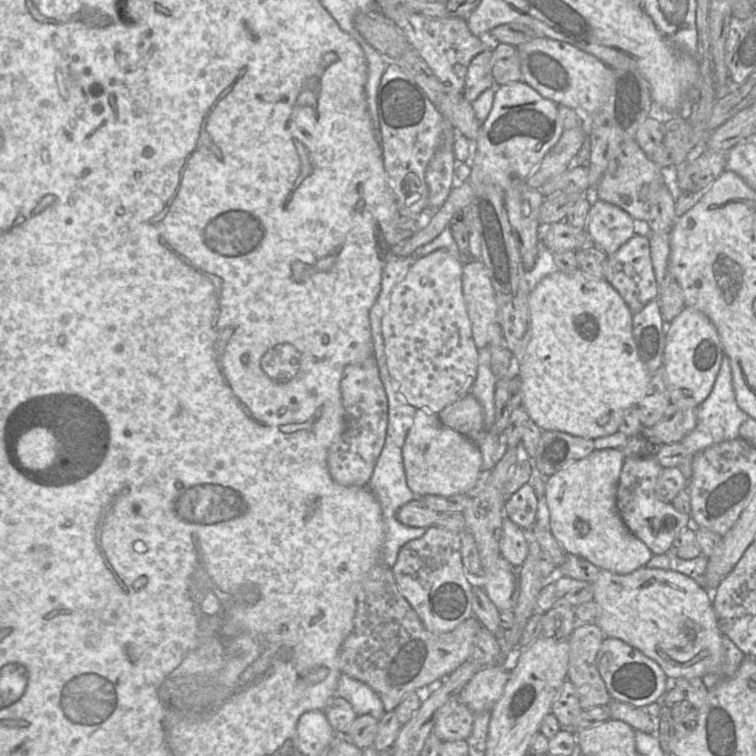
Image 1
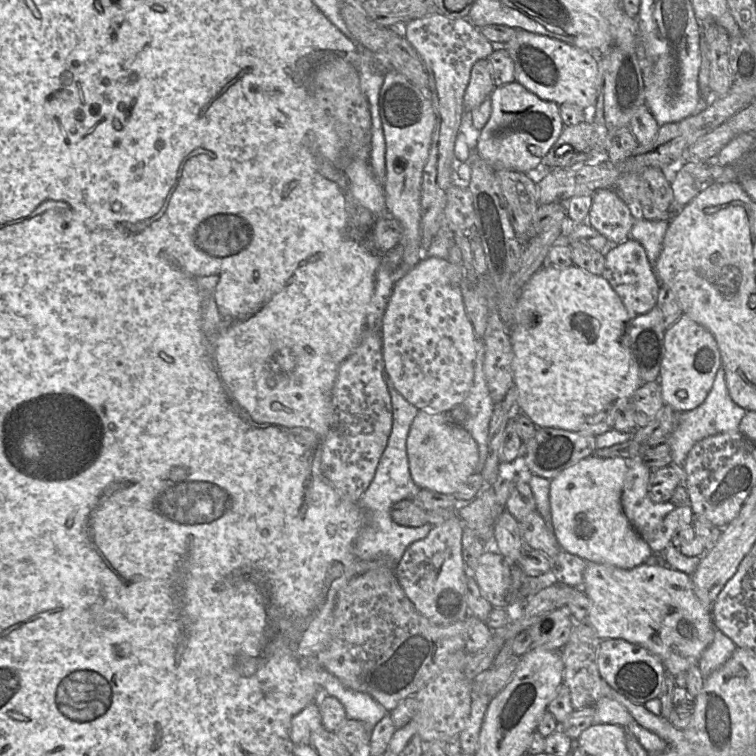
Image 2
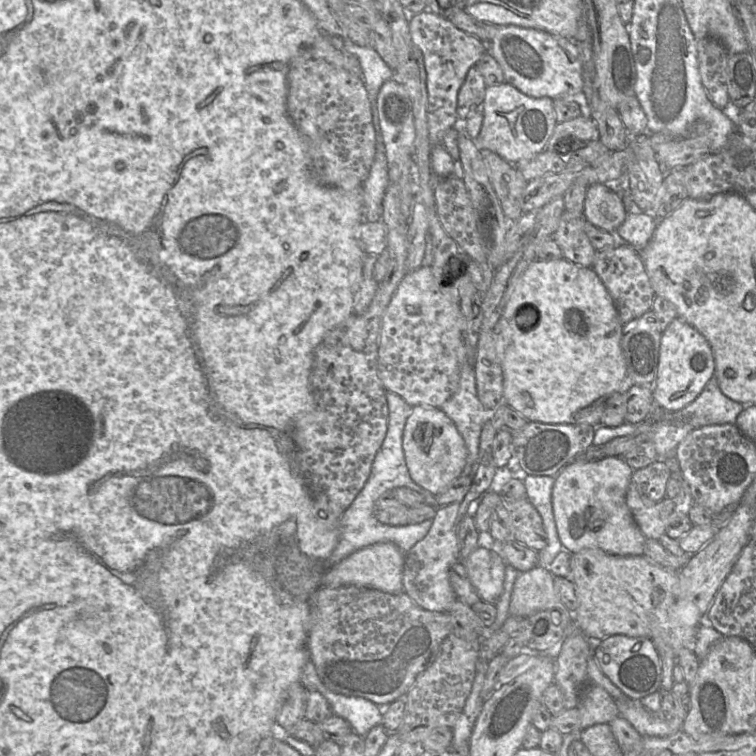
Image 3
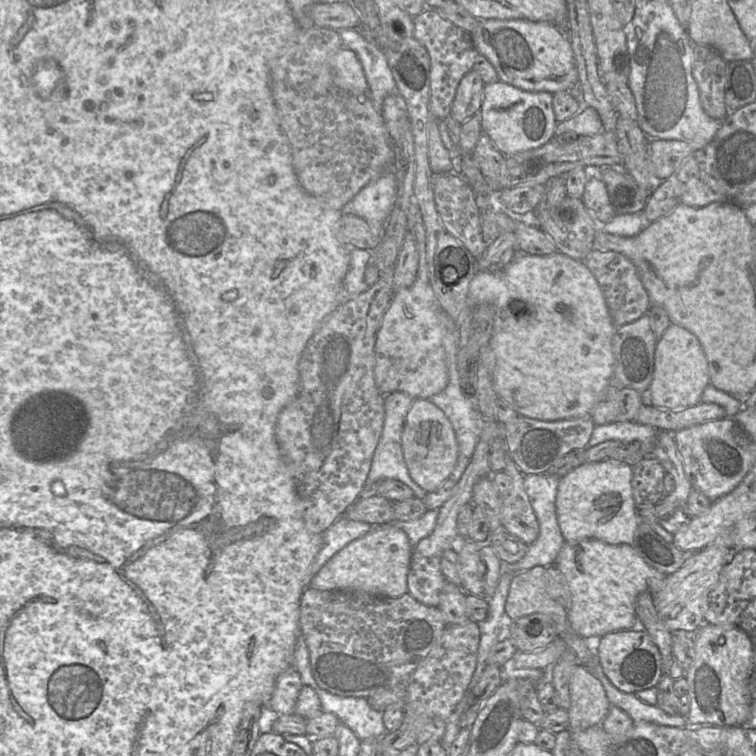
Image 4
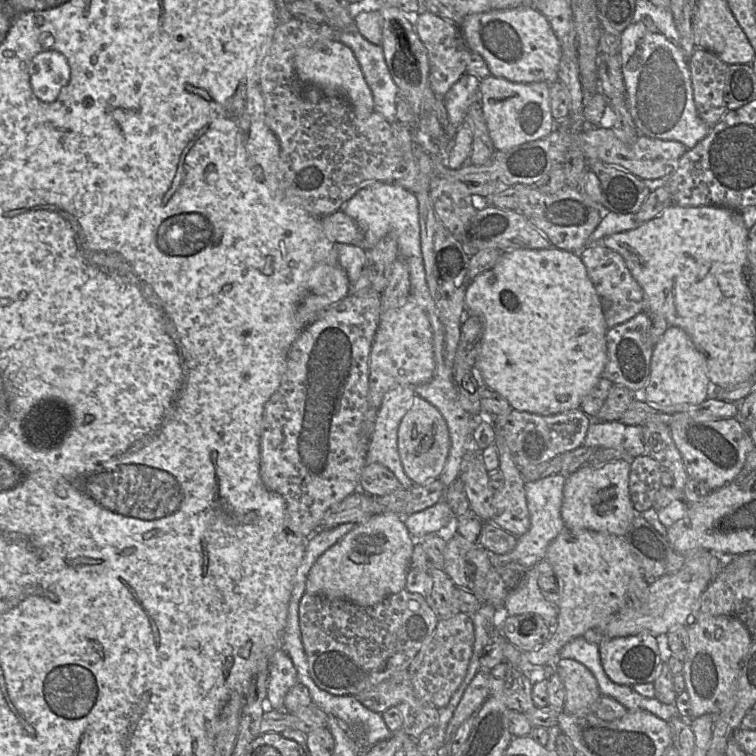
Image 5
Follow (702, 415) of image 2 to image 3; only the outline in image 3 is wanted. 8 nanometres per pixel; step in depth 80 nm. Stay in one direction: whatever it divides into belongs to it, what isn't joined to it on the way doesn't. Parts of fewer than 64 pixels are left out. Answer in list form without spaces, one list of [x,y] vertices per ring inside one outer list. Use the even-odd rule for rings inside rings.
[[[714,372],[700,395],[684,409],[678,412],[664,412],[666,416],[661,418],[659,418],[659,414],[656,414],[656,410],[654,410],[647,419],[654,420],[651,442],[655,446],[658,461],[665,463],[666,460],[676,457],[678,444],[695,429],[715,424],[735,424],[738,415],[746,406],[749,405],[735,402],[721,392]]]

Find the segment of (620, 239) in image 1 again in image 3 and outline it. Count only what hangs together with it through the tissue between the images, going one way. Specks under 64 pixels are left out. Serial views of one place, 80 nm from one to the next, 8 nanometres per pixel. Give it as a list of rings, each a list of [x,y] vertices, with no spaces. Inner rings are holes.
[[[594,183],[587,187],[583,215],[593,226],[615,233],[627,217],[624,203],[616,190]]]

